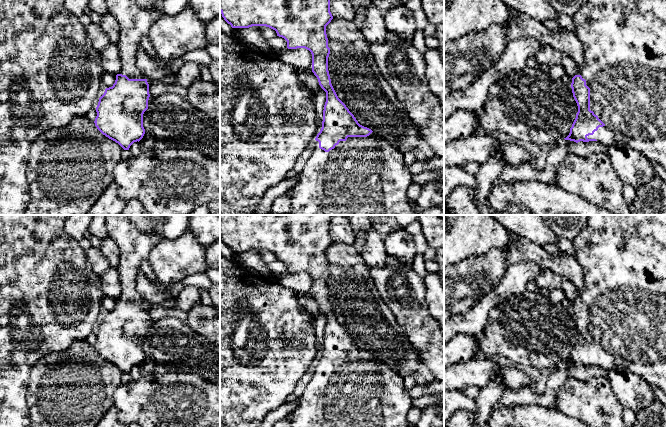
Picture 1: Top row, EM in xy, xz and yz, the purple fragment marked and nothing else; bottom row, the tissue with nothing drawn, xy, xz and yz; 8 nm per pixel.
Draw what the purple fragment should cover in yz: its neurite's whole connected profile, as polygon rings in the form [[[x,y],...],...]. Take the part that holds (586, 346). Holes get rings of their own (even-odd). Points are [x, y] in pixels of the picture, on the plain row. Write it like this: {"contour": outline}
{"contour": [[[588,215],[587,225],[572,241],[575,260],[582,268],[584,289],[572,302],[571,312],[578,330],[576,342],[565,364],[576,367],[598,365],[609,370],[624,367],[641,376],[650,385],[658,386],[666,394],[666,215]]]}

